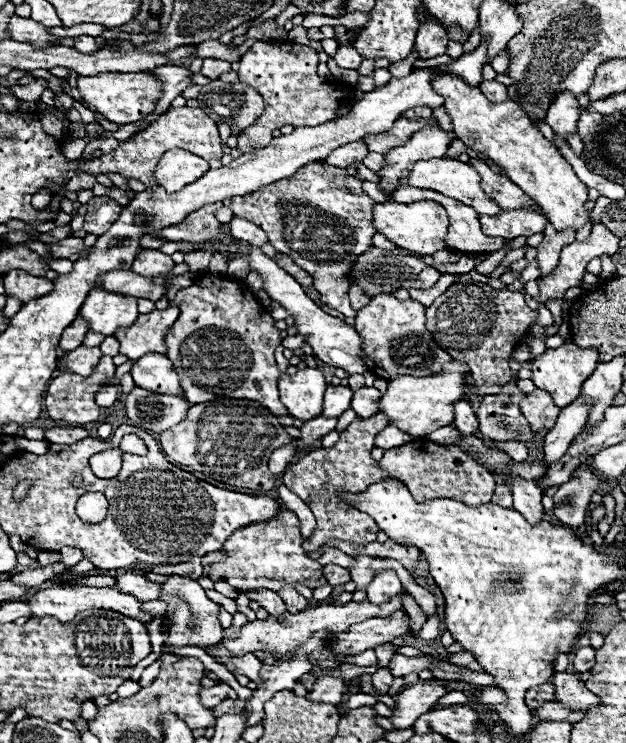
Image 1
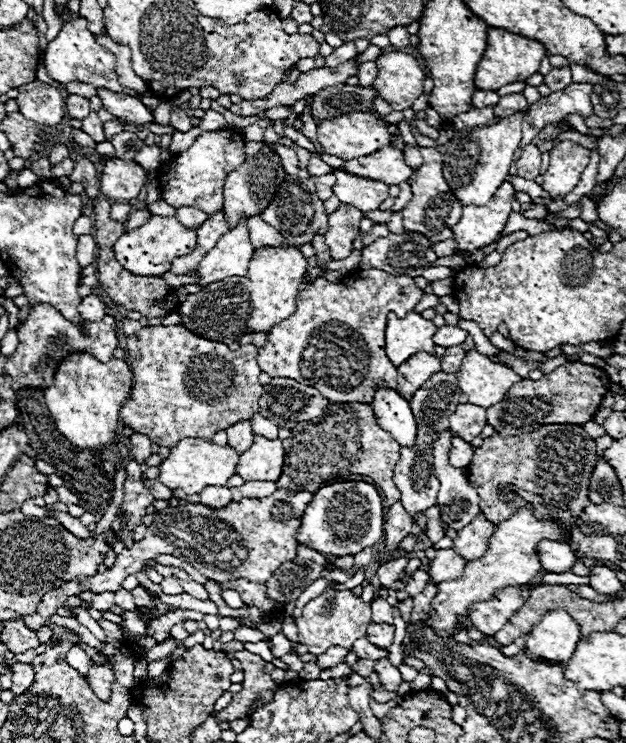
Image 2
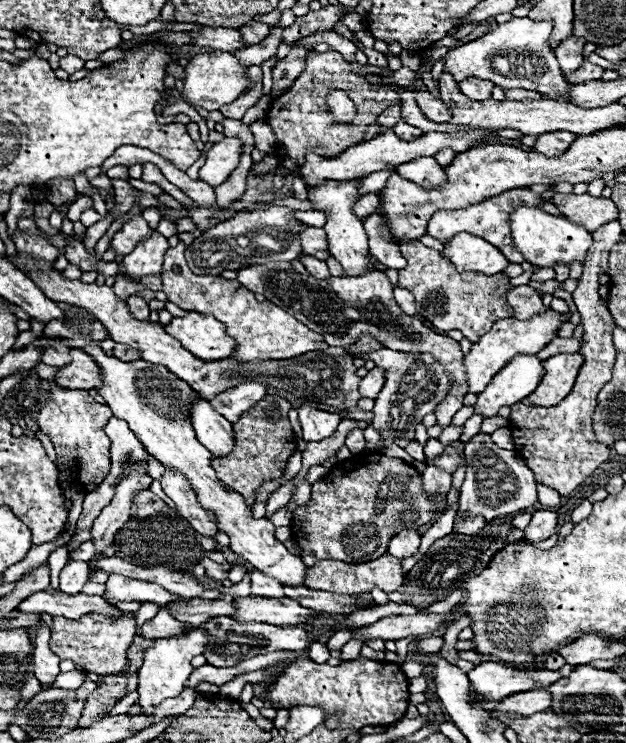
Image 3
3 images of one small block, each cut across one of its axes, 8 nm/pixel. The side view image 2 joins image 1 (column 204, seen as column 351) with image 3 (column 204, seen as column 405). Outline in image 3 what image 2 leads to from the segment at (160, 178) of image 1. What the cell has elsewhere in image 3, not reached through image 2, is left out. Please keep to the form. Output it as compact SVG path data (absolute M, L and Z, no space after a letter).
M224 138L222 142L216 142L206 152L206 162L198 170L200 180L208 182L210 186L222 184L230 172L238 166L242 154L242 142L238 138Z

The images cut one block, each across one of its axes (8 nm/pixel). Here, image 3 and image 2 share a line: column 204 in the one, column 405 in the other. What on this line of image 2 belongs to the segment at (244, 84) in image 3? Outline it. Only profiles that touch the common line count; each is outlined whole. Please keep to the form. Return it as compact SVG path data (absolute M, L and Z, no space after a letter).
M388 52L376 60L378 76L374 88L382 100L386 100L394 110L412 108L418 96L424 94L424 78L420 62L404 52Z

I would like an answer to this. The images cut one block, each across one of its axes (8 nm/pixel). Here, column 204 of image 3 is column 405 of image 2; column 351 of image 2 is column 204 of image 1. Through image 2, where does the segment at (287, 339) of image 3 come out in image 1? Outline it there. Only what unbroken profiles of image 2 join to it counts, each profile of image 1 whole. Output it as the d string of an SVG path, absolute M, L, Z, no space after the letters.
M206 273L202 279L202 286L192 284L190 288L182 288L176 292L174 300L170 300L170 306L180 308L178 320L166 330L164 344L166 344L166 356L172 362L176 374L180 376L180 384L184 390L184 396L190 404L202 404L216 398L242 398L252 400L258 404L264 404L276 418L288 416L288 410L280 404L278 398L278 364L274 360L274 350L280 346L280 330L274 328L274 320L268 314L266 308L256 302L252 292L242 292L241 284L228 278L221 278Z

